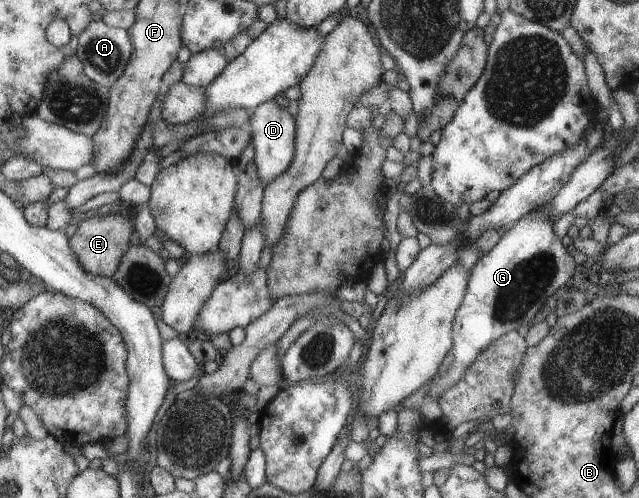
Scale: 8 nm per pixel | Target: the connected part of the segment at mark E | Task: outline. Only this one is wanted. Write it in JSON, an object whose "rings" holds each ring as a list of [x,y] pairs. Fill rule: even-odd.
{"rings":[[[111,207],[80,218],[77,226],[74,234],[68,238],[68,246],[72,248],[72,254],[76,256],[78,264],[90,276],[111,277],[116,272],[116,266],[126,254],[129,245],[134,242],[135,229],[132,219],[121,215],[114,207]]]}

